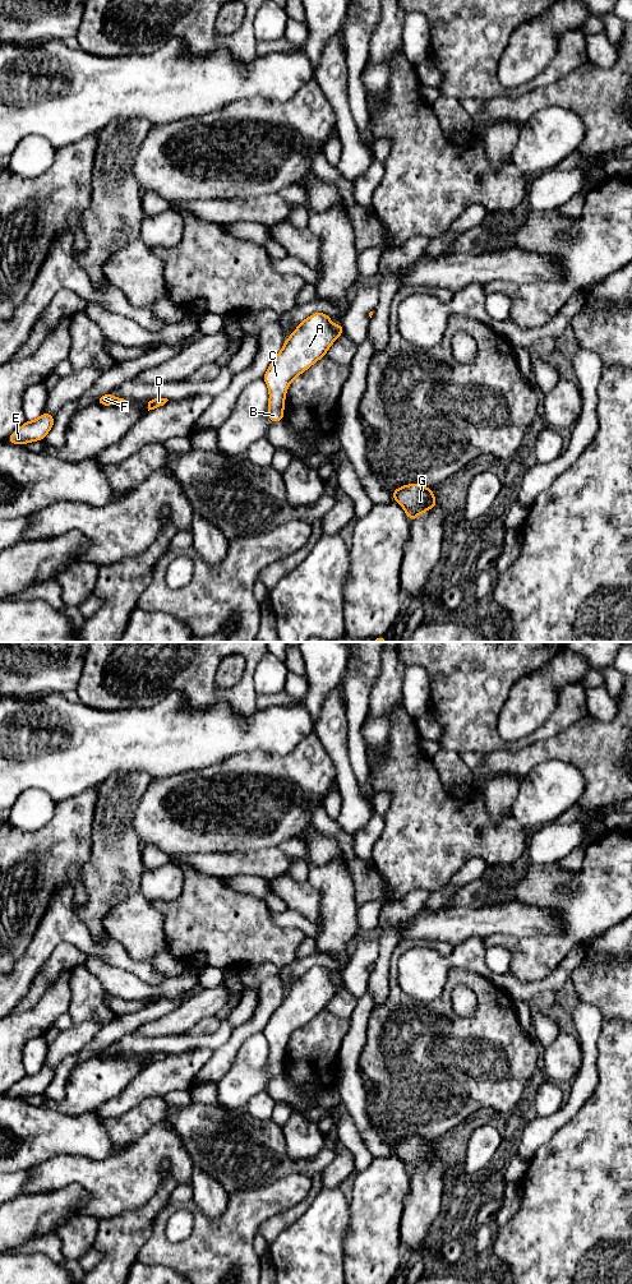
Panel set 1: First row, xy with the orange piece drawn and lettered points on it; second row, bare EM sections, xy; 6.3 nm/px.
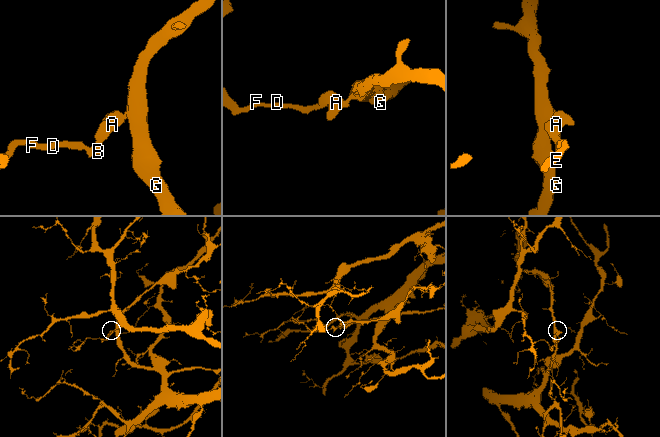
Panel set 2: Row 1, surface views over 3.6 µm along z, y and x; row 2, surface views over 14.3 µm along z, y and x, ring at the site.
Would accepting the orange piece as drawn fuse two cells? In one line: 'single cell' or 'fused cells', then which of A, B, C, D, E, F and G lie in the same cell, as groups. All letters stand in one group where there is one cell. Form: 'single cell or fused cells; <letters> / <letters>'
fused cells; A B C D E F / G

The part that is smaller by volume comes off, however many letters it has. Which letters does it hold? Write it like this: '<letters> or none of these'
A, B, C, D, E, F

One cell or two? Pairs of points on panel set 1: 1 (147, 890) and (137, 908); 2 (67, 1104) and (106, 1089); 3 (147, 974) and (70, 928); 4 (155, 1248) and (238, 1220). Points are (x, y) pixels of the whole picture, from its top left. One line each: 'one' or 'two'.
1: two
2: one
3: one
4: one

